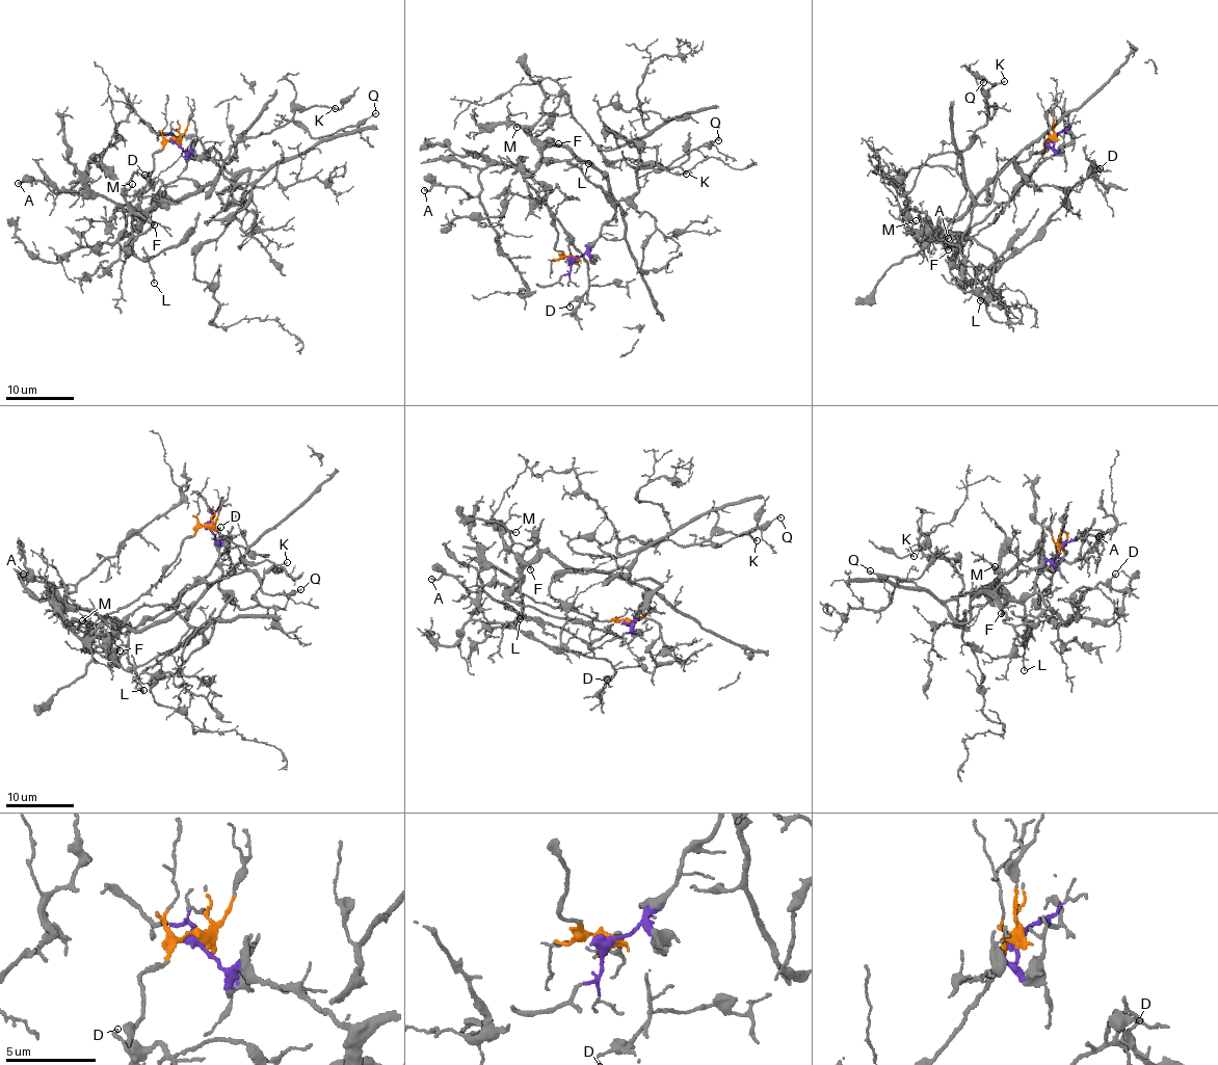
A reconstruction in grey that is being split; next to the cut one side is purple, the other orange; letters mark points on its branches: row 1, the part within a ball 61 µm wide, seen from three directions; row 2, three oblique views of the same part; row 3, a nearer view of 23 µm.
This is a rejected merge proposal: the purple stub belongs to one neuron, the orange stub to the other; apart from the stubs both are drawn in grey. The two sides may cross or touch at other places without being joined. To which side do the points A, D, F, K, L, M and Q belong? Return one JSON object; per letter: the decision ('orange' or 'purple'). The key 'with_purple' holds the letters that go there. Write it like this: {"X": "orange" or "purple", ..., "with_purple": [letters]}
{"A": "orange", "D": "orange", "F": "orange", "K": "purple", "L": "orange", "M": "orange", "Q": "purple", "with_purple": ["K", "Q"]}

